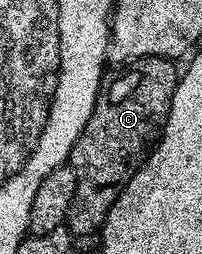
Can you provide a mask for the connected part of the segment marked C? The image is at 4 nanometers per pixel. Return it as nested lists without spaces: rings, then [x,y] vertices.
[[[144,56],[132,61],[113,81],[106,83],[97,96],[91,118],[87,126],[79,134],[75,146],[71,150],[67,164],[75,170],[77,185],[73,201],[69,207],[69,213],[65,219],[70,232],[74,237],[89,236],[100,233],[103,222],[121,191],[127,186],[127,182],[141,168],[154,144],[157,143],[161,129],[171,106],[173,90],[179,79],[179,68],[168,56]]]

